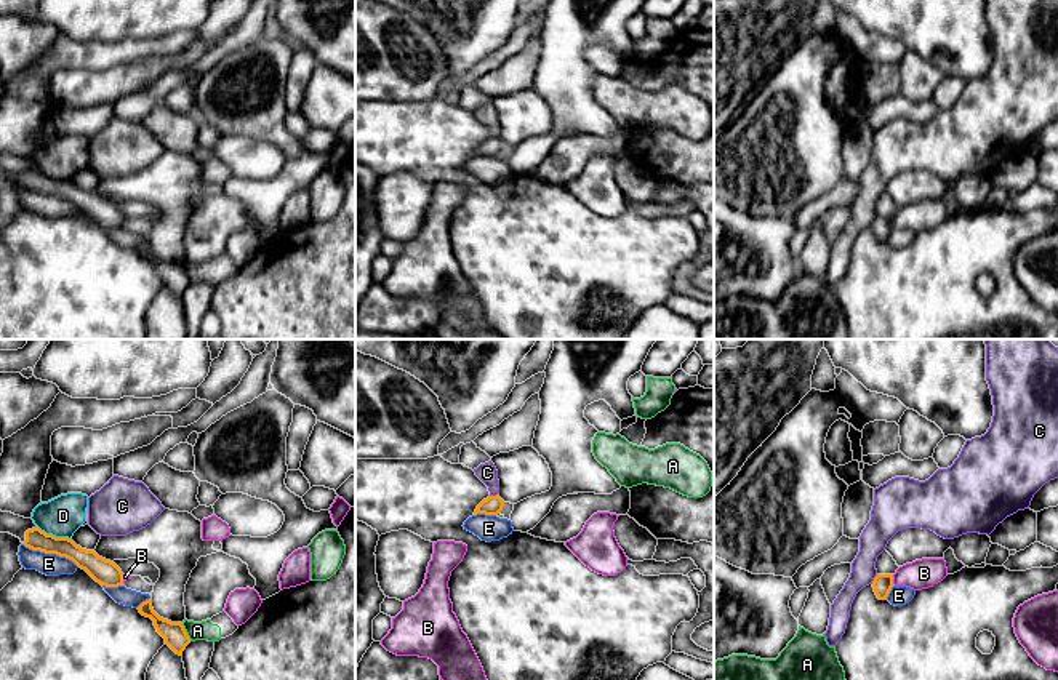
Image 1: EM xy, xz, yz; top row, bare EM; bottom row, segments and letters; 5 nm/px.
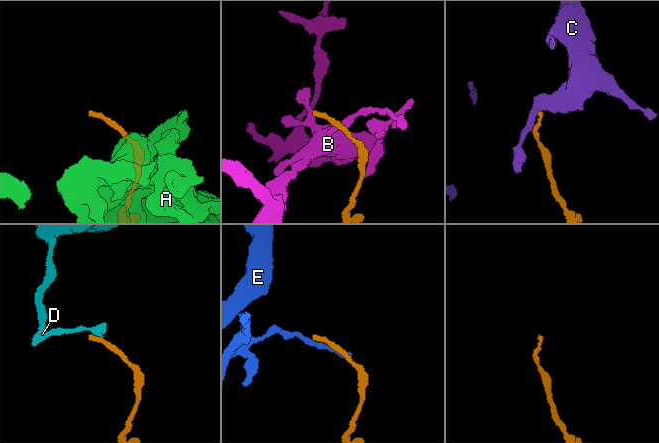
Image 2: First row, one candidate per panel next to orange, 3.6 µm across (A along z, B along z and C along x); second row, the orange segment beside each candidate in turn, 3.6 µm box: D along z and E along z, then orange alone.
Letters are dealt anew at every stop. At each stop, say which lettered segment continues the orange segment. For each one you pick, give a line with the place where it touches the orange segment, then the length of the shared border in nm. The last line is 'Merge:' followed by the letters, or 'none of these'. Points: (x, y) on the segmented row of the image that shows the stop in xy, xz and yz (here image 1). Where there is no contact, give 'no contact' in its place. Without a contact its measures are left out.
B: yz (892, 580) | 50 nm
Merge: B

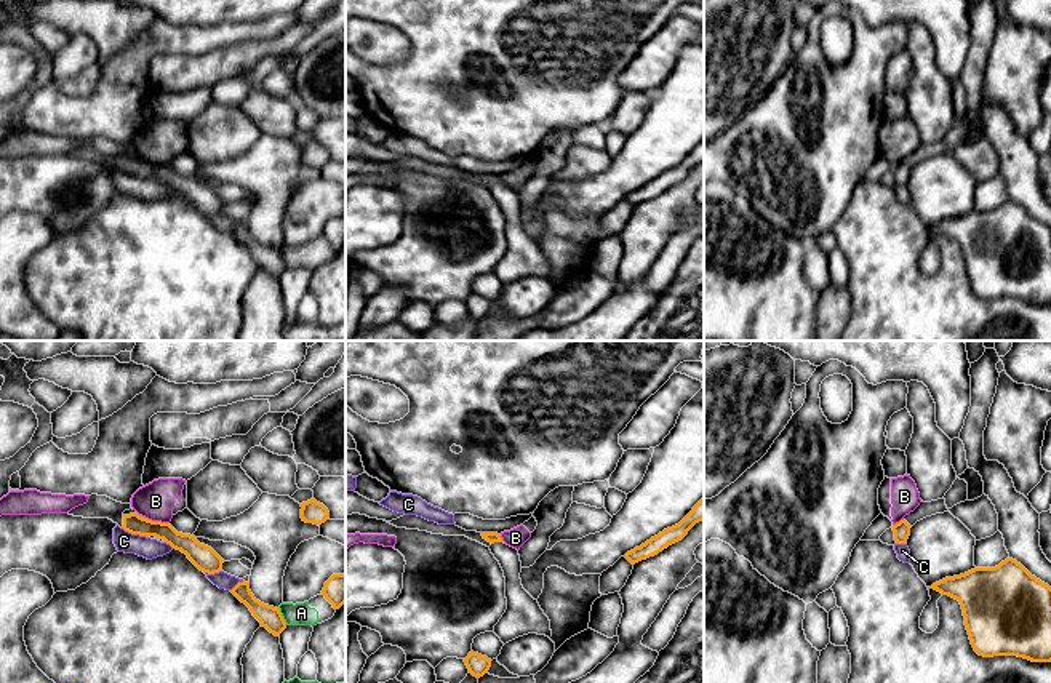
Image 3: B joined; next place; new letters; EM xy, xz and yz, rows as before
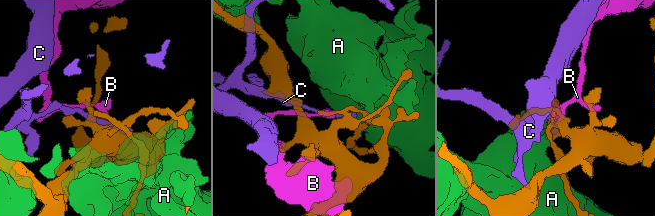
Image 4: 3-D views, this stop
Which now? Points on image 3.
Merge: none of these

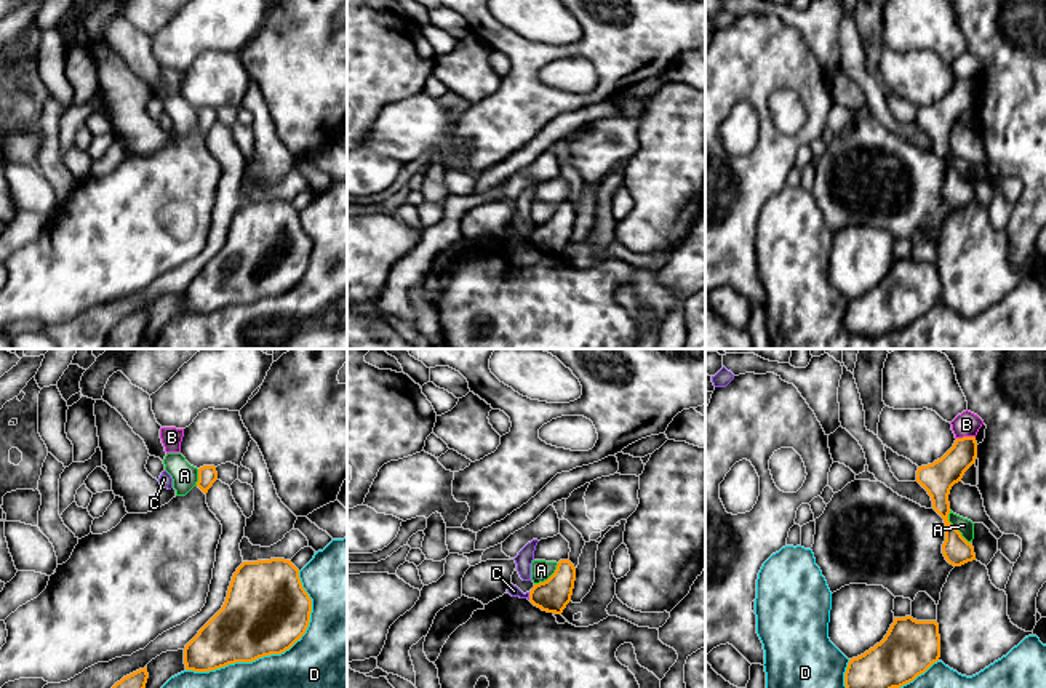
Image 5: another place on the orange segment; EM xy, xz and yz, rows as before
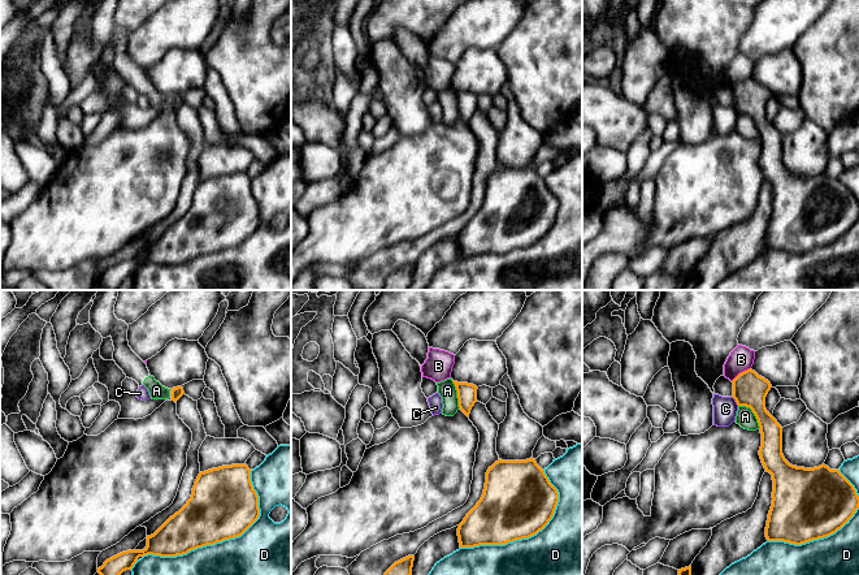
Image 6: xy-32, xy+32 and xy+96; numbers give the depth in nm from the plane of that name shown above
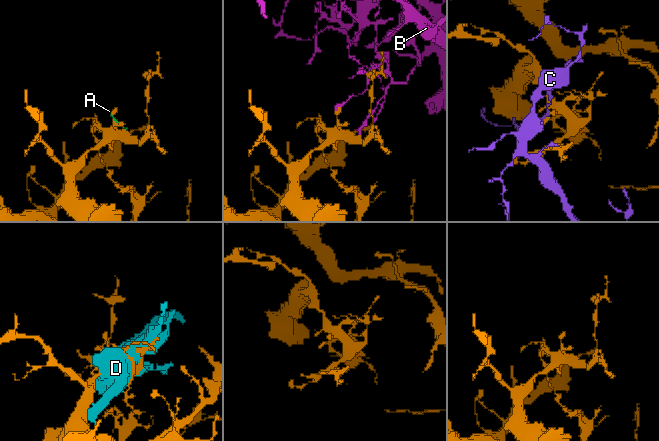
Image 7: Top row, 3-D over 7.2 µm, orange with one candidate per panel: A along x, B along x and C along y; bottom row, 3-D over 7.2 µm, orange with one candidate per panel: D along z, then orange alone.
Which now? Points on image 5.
A: yz (954, 527) | 200 nm
Merge: A

